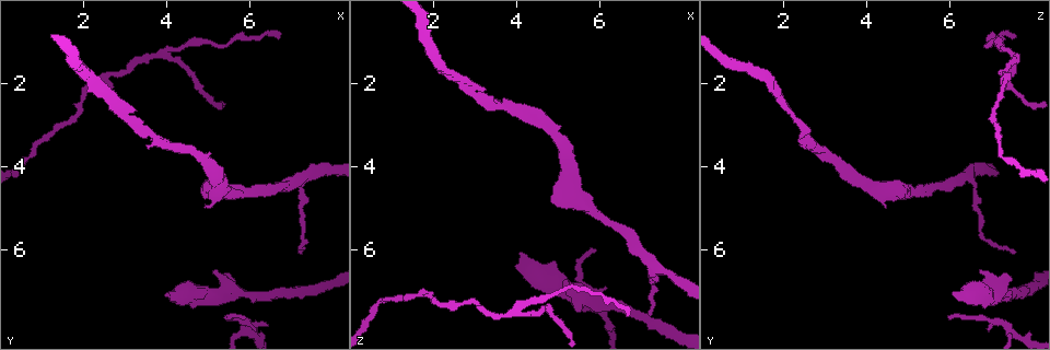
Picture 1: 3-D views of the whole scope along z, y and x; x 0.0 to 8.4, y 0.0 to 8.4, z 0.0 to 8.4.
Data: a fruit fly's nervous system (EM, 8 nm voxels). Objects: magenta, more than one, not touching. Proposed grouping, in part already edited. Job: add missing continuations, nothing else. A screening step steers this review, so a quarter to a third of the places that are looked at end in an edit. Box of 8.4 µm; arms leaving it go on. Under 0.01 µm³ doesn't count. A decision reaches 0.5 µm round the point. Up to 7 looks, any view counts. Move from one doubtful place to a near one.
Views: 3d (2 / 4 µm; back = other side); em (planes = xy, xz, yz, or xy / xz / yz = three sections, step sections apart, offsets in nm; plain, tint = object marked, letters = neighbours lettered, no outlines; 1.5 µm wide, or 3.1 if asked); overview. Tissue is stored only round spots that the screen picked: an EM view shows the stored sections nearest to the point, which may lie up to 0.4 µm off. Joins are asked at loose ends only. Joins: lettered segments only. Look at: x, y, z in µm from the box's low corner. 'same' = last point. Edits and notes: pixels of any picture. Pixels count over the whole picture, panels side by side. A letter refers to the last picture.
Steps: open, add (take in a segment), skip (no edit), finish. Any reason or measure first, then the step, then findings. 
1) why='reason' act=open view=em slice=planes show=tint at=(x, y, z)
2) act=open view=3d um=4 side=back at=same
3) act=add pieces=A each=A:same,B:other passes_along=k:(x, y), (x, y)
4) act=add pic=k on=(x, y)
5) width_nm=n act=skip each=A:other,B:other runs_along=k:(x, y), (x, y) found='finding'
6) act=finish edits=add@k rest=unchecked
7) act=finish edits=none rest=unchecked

why='branch stops here' act=open view=em slice=planes show=tint at=(4.00, 7.00, 6.10)

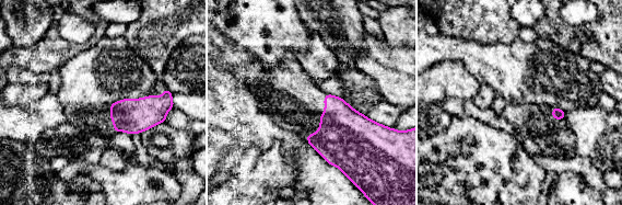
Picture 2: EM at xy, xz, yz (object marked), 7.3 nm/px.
act=open view=em slice=planes show=letters at=same

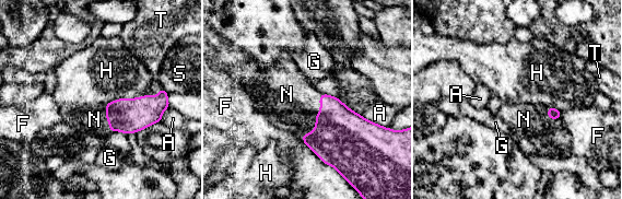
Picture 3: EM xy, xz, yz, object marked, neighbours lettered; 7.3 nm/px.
longest_contact=H:400nm act=add pieces=N each=A:other,F:other,G:other,H:other,N:same,S:other,T:other found='the neuron continues'

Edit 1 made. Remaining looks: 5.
why='redraw' act=open view=overview

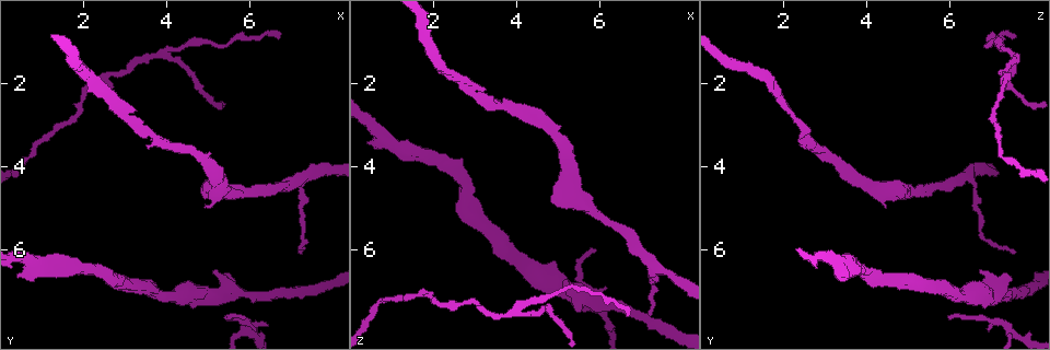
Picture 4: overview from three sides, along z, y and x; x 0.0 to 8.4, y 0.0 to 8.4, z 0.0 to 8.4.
why='an open end' act=open view=3d um=2 at=(7.20, 6.05, 7.55)

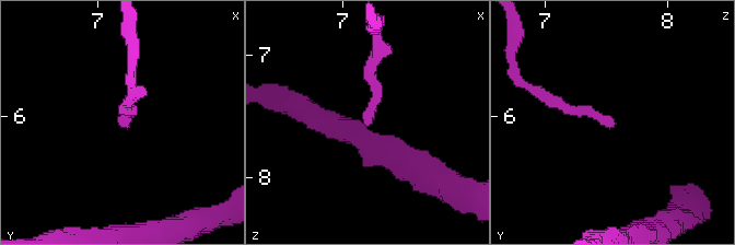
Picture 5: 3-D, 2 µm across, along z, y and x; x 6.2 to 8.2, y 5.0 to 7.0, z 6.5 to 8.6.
why='need the tissue' act=open view=em slice=xz step=8 show=tint at=(7.18, 6.08, 7.58)

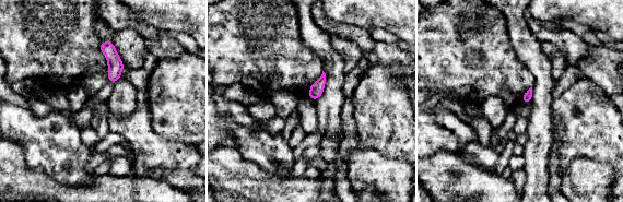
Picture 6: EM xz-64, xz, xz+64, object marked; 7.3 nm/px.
act=open view=em slice=planes show=letters at=same

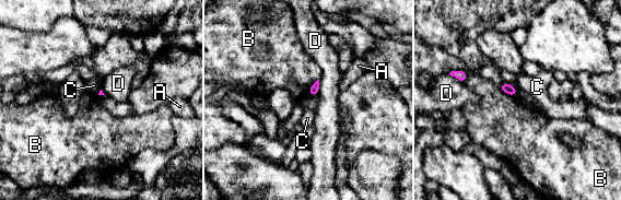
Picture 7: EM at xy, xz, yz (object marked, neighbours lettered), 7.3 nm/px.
act=skip each=A:other,B:other,C:other,D:other border=7:(448, 74), (464, 71), (467, 78) found='none of them fits'

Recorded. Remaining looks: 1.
act=finish edits=add@3 rest=unchecked

